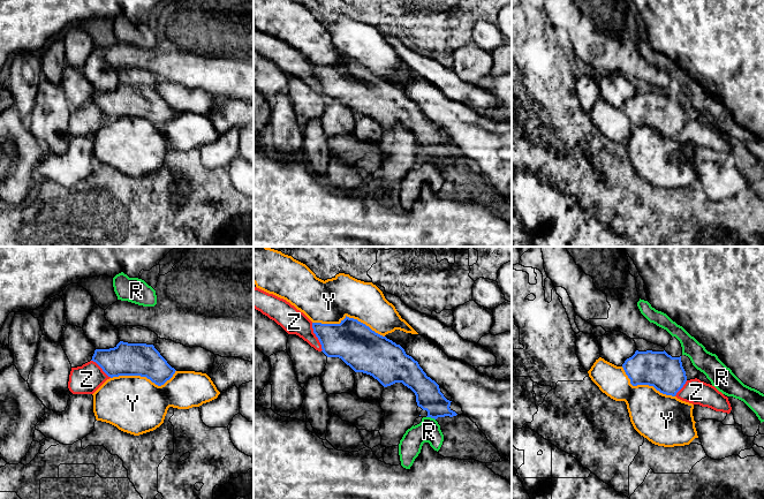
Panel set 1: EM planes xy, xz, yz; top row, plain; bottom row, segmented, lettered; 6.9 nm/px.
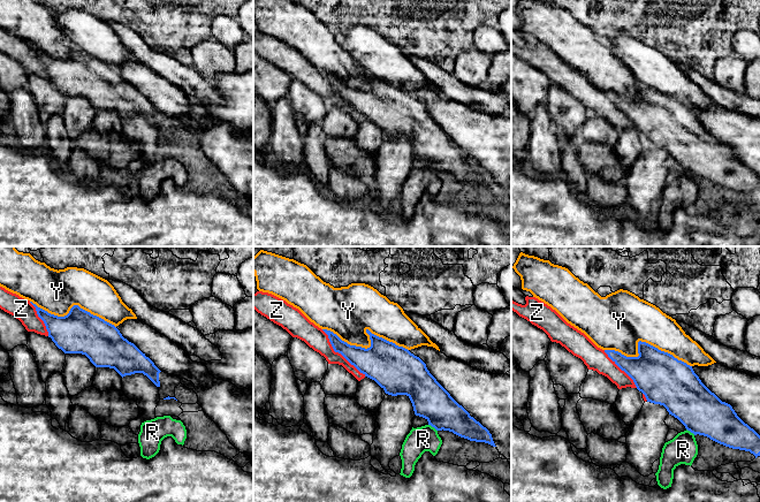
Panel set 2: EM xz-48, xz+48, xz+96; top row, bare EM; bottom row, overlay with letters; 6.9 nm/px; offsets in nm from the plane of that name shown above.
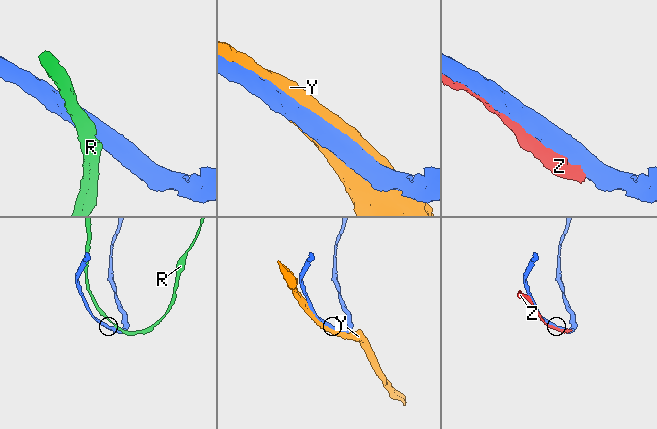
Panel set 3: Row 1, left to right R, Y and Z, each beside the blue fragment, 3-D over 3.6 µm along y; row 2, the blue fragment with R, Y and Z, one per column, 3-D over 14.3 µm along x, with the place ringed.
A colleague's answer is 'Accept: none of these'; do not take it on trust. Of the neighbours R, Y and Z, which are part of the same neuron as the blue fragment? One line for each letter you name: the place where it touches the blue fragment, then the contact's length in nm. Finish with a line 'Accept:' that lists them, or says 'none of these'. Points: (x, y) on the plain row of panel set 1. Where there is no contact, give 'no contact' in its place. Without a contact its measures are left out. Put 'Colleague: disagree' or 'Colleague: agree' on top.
Colleague: disagree
Z: contact xz (316, 77); length 220 nm
Accept: Z

